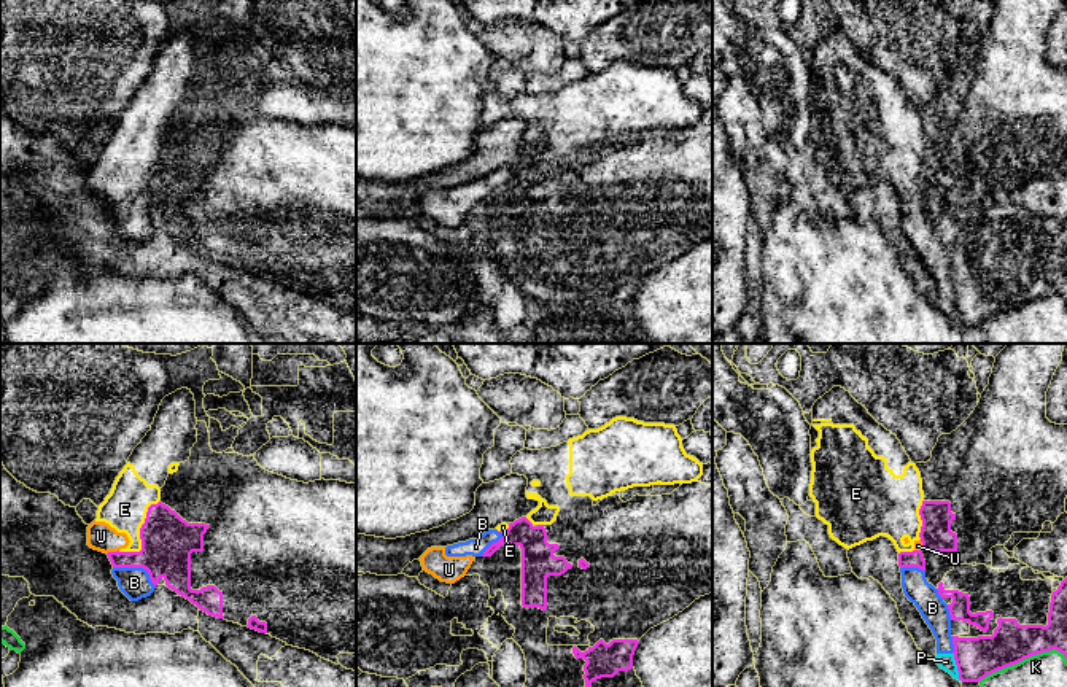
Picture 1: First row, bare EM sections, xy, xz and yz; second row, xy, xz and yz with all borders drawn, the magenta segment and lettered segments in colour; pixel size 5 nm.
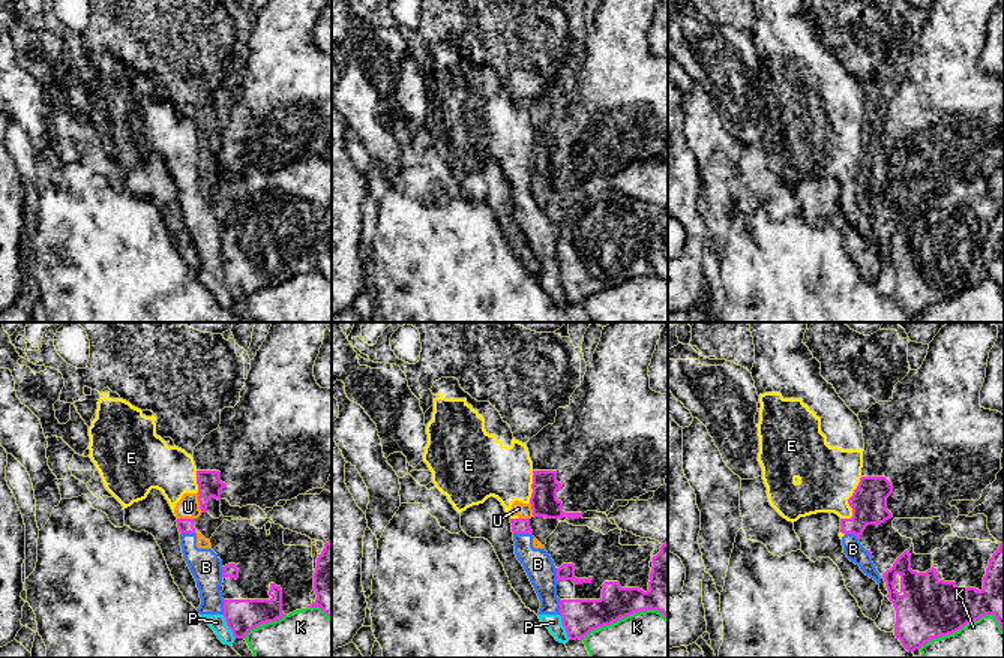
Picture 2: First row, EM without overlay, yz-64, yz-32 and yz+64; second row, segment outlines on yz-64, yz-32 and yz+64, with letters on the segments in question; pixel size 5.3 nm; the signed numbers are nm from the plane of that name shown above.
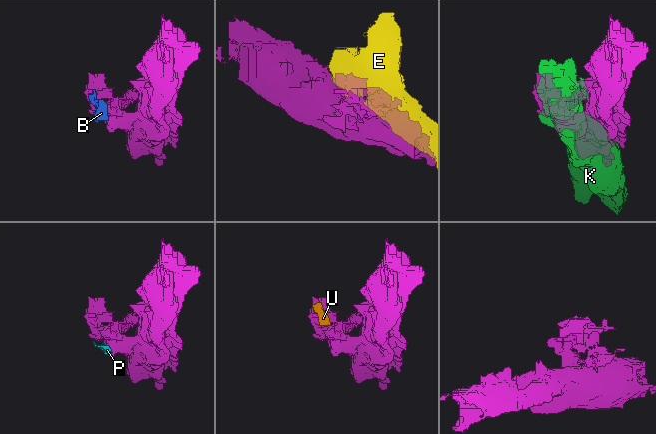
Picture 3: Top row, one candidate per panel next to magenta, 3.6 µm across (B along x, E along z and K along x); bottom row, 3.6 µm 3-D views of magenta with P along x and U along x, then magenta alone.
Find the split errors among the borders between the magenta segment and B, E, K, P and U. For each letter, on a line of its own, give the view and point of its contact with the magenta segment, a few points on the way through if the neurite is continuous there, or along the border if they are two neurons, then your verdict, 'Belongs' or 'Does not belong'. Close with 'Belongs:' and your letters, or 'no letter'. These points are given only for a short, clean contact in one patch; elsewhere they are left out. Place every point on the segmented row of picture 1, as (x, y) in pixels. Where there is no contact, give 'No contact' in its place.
B: Touches magenta at xy (137, 566). Does not belong
E: Touches magenta at xy (140, 533). Does not belong
K: Touches magenta at yz (1021, 660). Does not belong
P: Touches magenta at yz (958, 667). Boundary: yz (953, 652), (961, 679). Does not belong
U: Touches magenta at xy (112, 552). Boundary: xy (118, 549), (107, 554). Does not belong
Belongs: no letter

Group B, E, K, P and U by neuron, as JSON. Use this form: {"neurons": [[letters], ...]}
{"neurons": [["B", "E", "P", "U"], ["K"]]}

